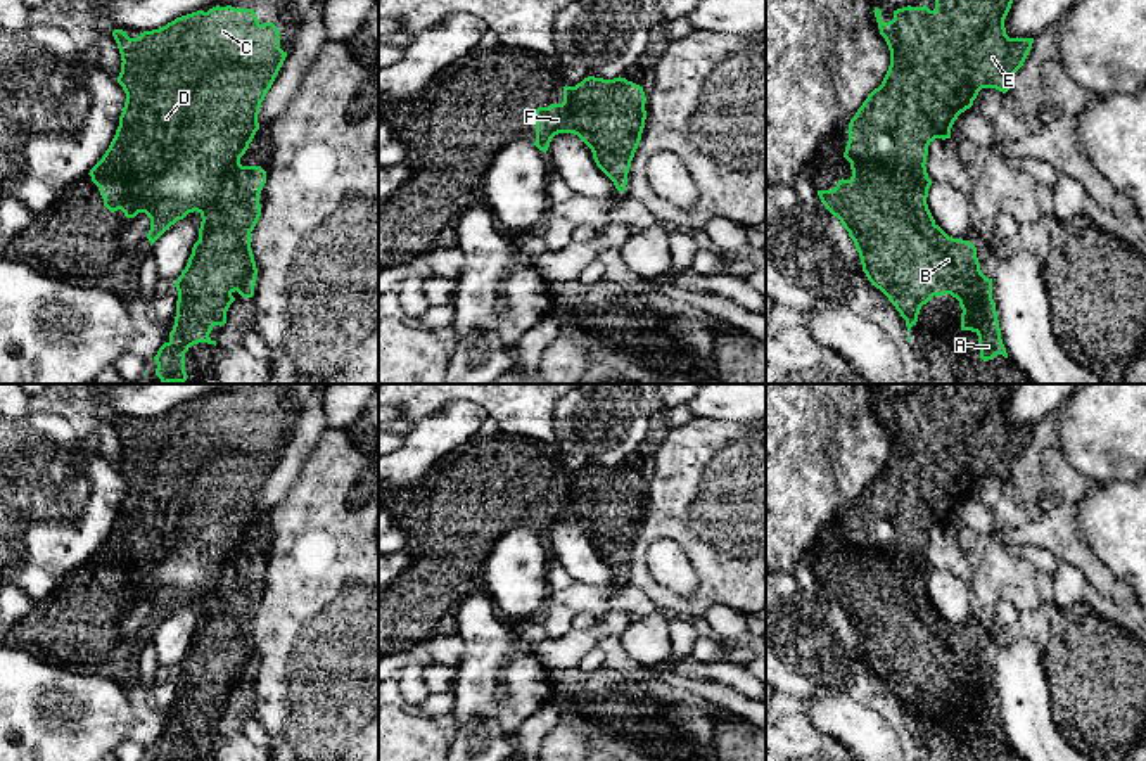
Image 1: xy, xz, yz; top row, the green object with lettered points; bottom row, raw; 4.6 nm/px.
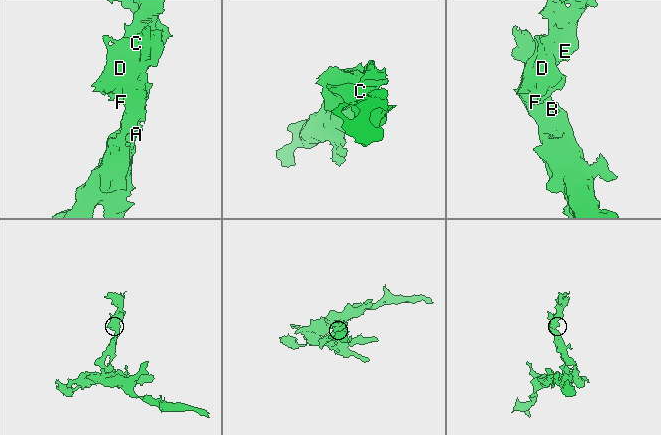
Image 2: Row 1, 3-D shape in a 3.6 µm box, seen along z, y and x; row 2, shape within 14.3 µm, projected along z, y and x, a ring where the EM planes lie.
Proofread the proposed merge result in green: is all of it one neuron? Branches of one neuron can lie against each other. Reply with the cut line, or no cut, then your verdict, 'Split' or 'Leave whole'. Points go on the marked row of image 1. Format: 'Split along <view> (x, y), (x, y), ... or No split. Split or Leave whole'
No split. Leave whole

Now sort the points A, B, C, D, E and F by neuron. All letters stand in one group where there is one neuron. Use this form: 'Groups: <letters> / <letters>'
Groups: A B C D E F

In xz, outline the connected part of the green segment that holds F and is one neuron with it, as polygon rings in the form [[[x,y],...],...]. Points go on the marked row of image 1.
[[[588,76],[576,86],[565,85],[562,104],[536,109],[534,145],[546,152],[555,135],[577,135],[591,149],[596,166],[614,182],[615,189],[624,194],[631,161],[645,128],[645,102],[643,86],[621,76],[614,80]]]

